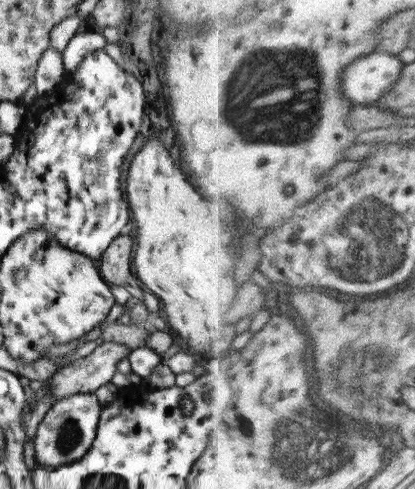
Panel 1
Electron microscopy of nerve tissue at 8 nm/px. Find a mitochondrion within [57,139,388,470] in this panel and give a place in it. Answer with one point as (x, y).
(347, 388)

